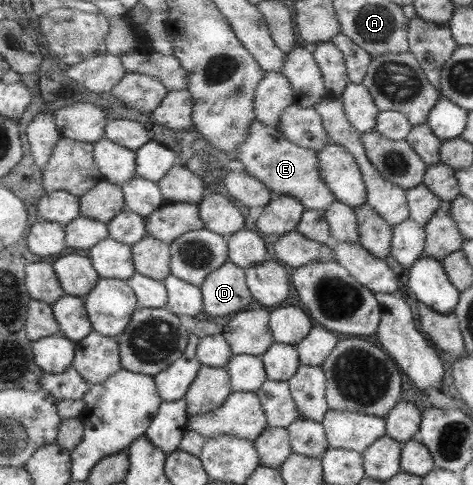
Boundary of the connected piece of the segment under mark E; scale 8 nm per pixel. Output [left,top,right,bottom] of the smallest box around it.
[234,120,337,211]

